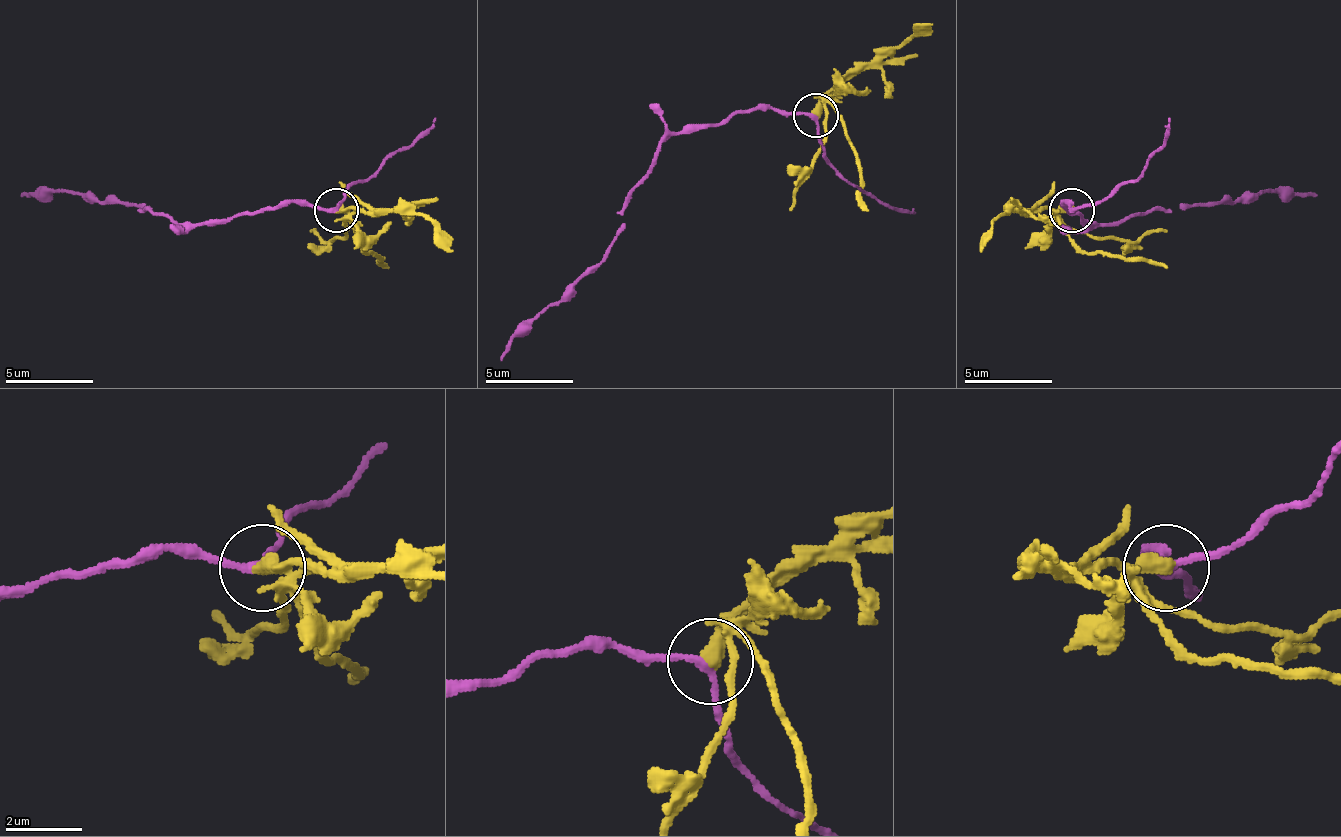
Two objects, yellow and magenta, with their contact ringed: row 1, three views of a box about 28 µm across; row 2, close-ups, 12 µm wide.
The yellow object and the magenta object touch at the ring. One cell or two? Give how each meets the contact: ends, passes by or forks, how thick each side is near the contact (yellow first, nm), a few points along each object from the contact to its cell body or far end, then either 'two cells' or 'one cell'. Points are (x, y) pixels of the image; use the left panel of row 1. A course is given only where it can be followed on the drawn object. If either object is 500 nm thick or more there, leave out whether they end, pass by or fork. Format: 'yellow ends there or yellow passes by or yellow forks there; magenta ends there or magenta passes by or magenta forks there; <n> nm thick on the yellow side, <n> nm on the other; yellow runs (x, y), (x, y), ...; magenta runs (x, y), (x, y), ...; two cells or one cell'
yellow ends there; magenta passes by; 440 nm thick on the yellow side, 180 nm on the other; yellow runs (337, 211), (364, 207), (412, 207), (452, 251); magenta runs (337, 211), (280, 202), (195, 225), (142, 207), (71, 194), (23, 198); two cells

